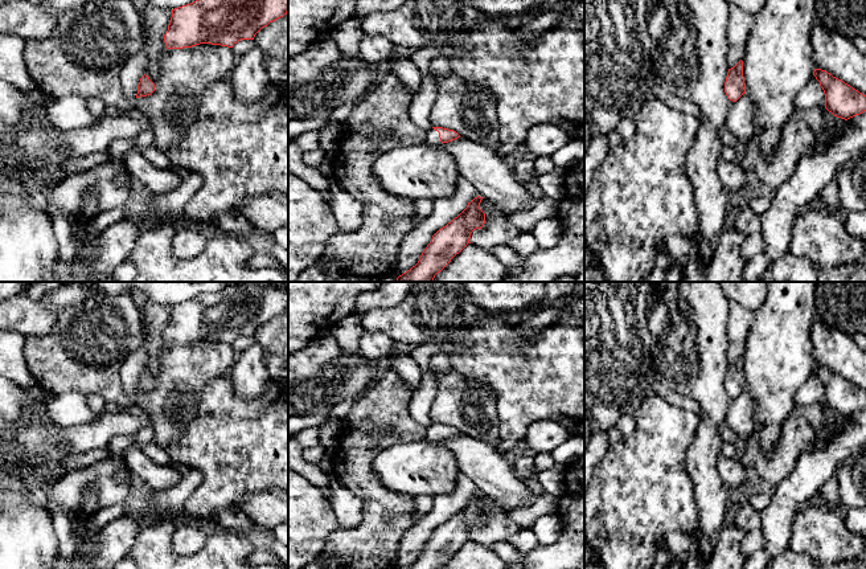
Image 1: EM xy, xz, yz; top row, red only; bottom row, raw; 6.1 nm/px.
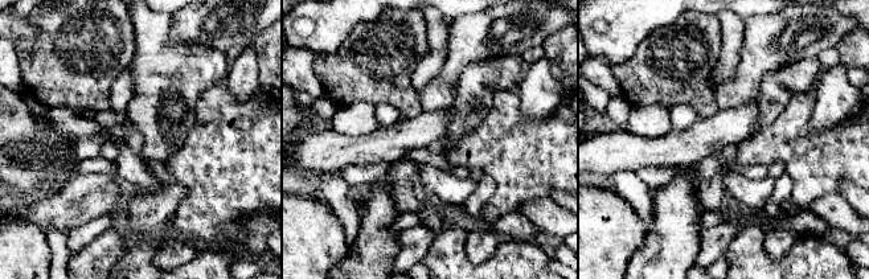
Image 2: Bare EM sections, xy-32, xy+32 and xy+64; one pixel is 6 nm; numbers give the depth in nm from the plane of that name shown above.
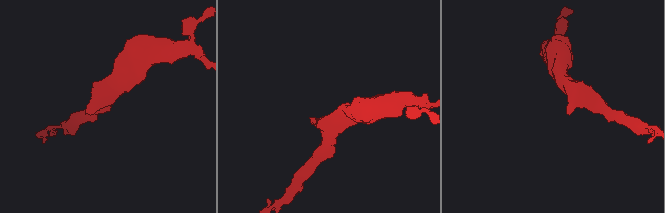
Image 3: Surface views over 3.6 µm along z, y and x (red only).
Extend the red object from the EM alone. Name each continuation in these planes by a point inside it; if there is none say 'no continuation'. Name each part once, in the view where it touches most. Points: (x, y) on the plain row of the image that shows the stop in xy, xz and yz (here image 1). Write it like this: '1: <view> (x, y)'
1: xz (432, 433)

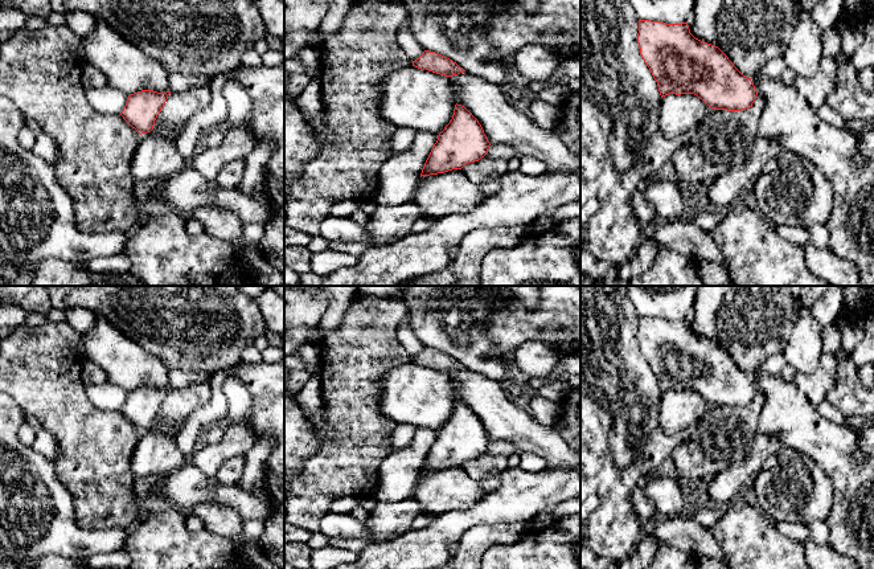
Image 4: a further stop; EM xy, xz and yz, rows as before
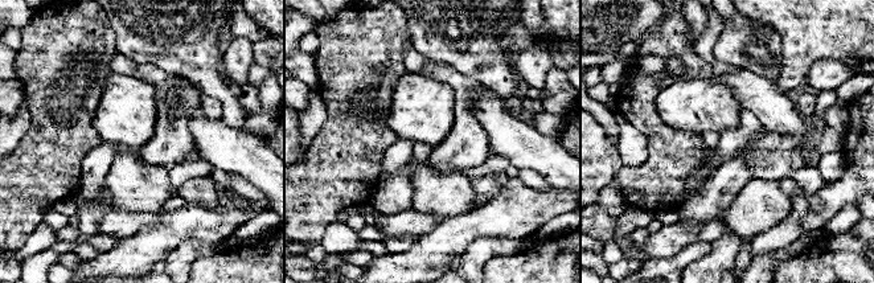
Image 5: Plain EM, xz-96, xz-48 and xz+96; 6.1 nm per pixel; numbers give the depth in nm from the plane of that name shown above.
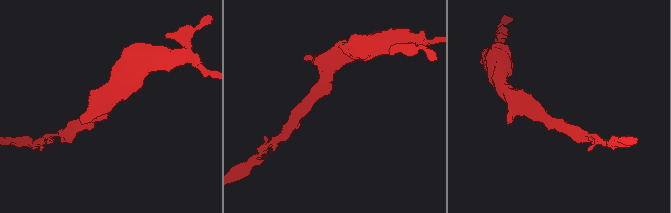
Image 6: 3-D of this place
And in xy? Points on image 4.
no continuation

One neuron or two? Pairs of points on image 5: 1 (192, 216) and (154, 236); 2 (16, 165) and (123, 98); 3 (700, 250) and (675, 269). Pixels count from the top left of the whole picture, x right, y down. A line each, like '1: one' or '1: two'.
1: one
2: two
3: one

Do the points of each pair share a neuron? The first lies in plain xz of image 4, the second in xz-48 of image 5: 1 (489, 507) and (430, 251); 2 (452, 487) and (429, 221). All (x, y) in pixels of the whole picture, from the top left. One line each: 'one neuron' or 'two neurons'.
1: one neuron
2: two neurons

